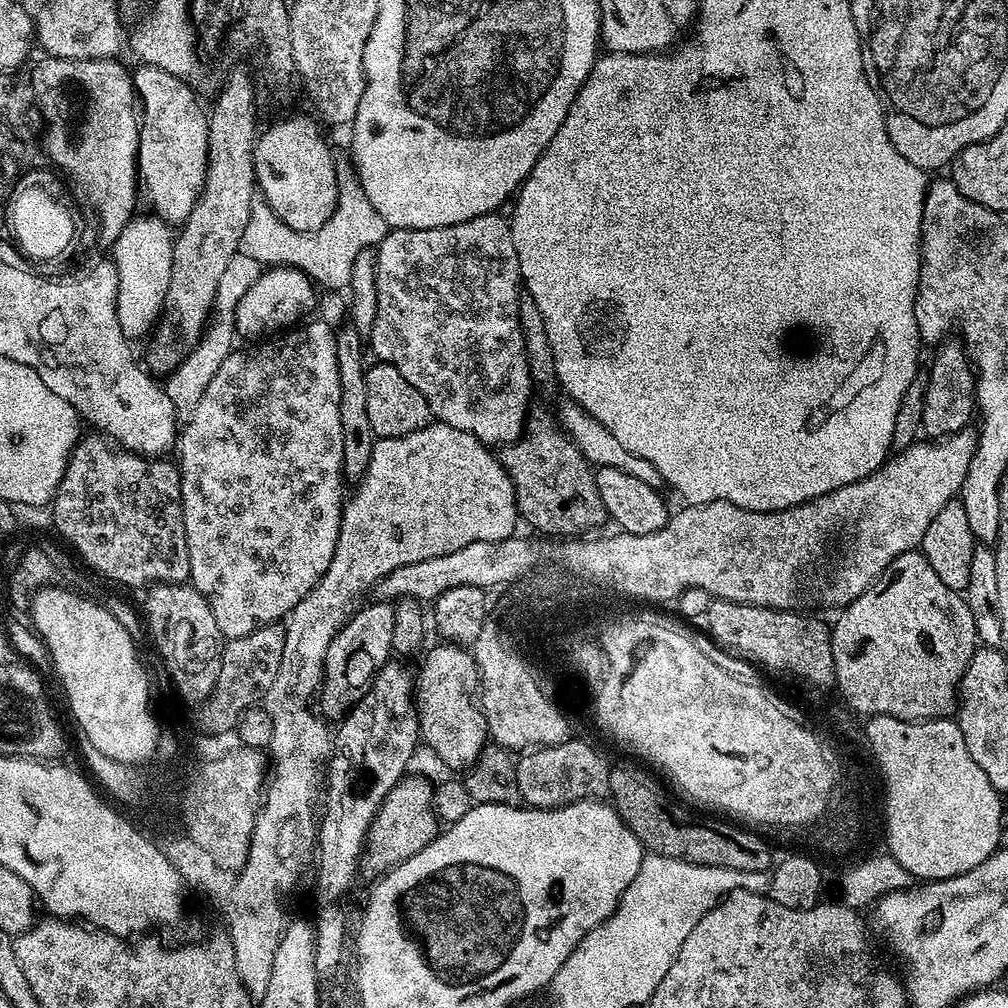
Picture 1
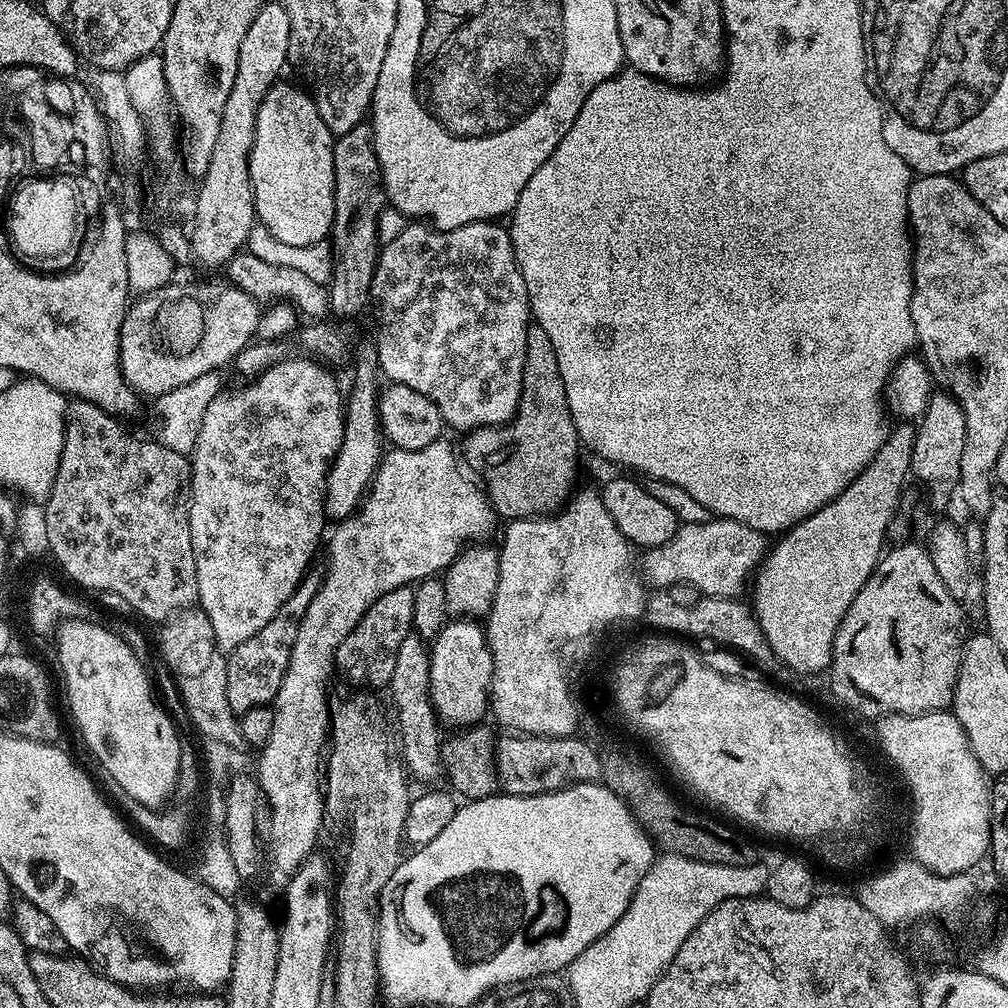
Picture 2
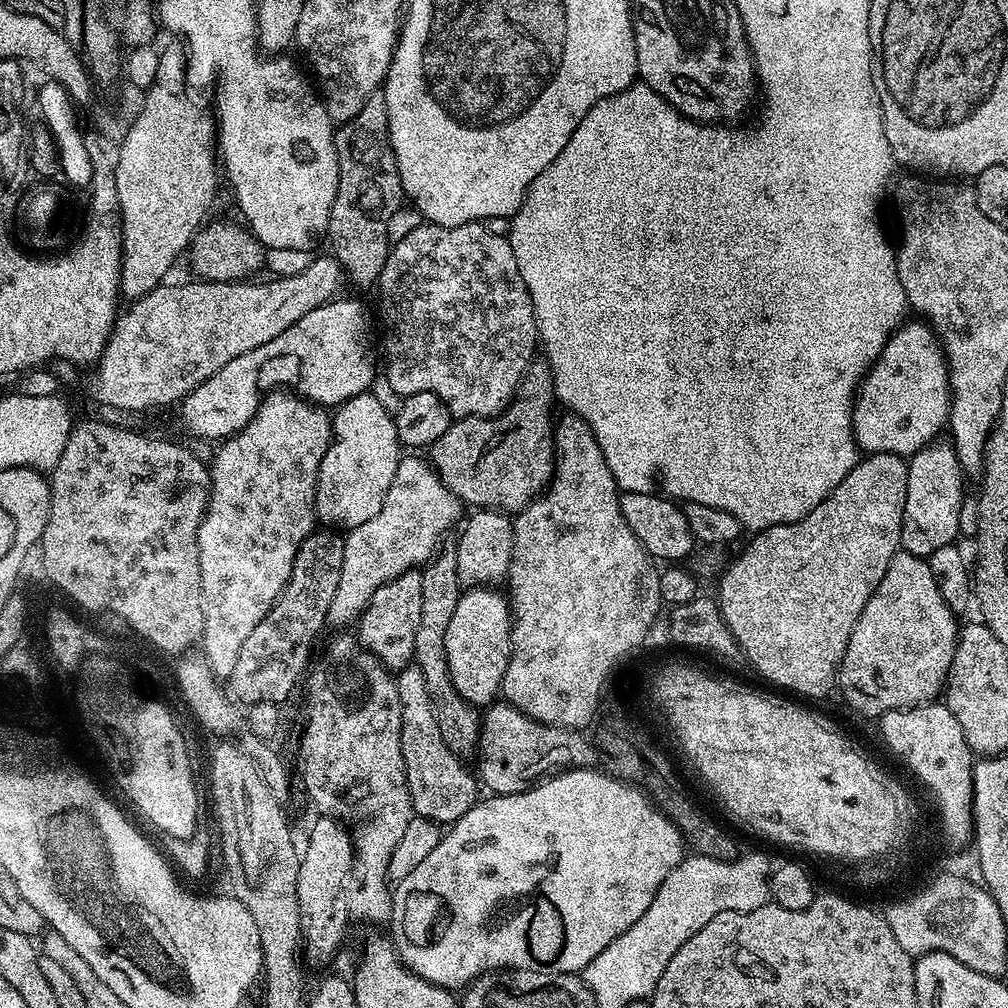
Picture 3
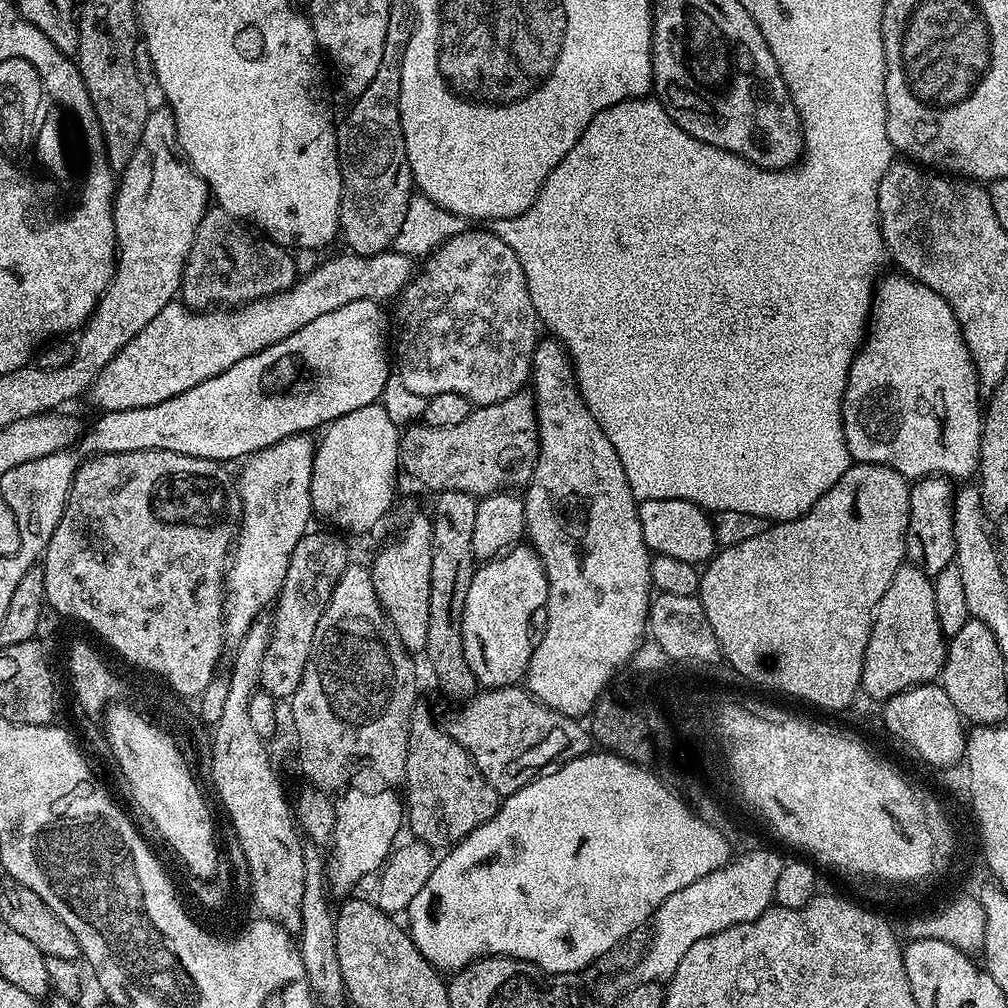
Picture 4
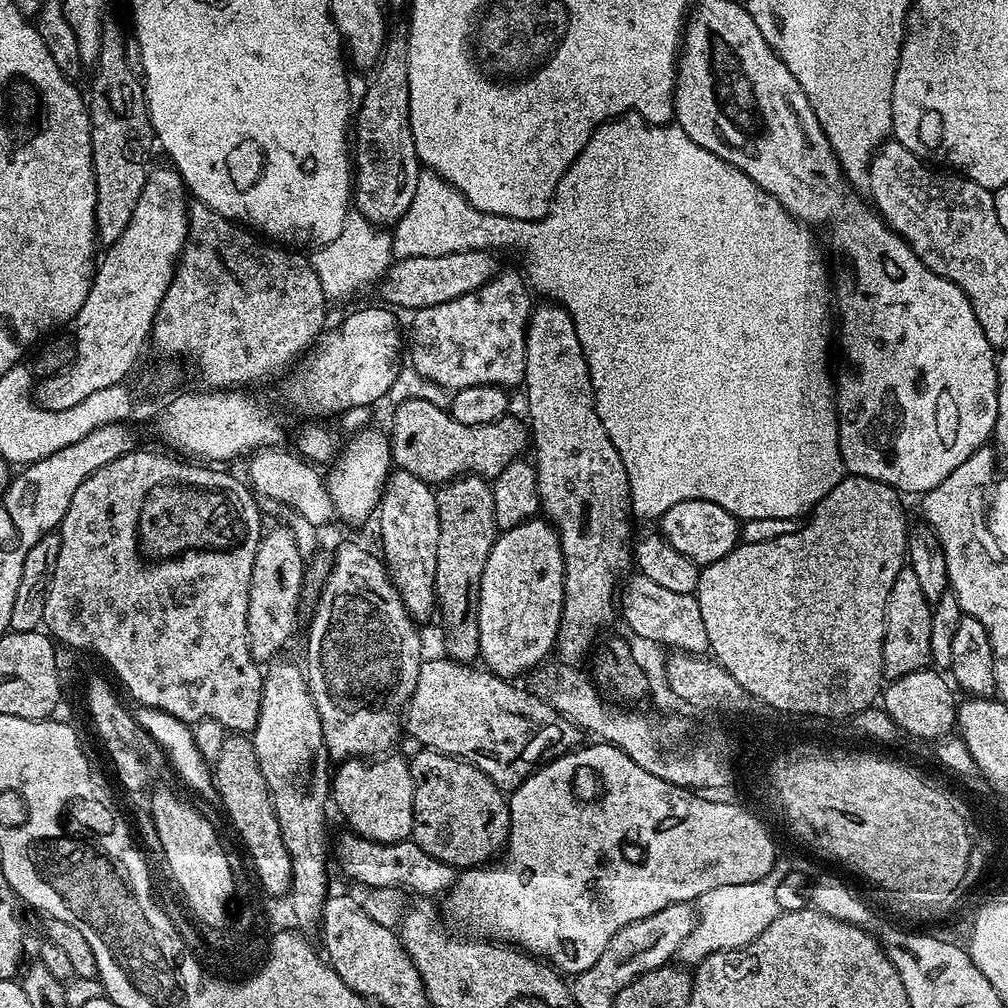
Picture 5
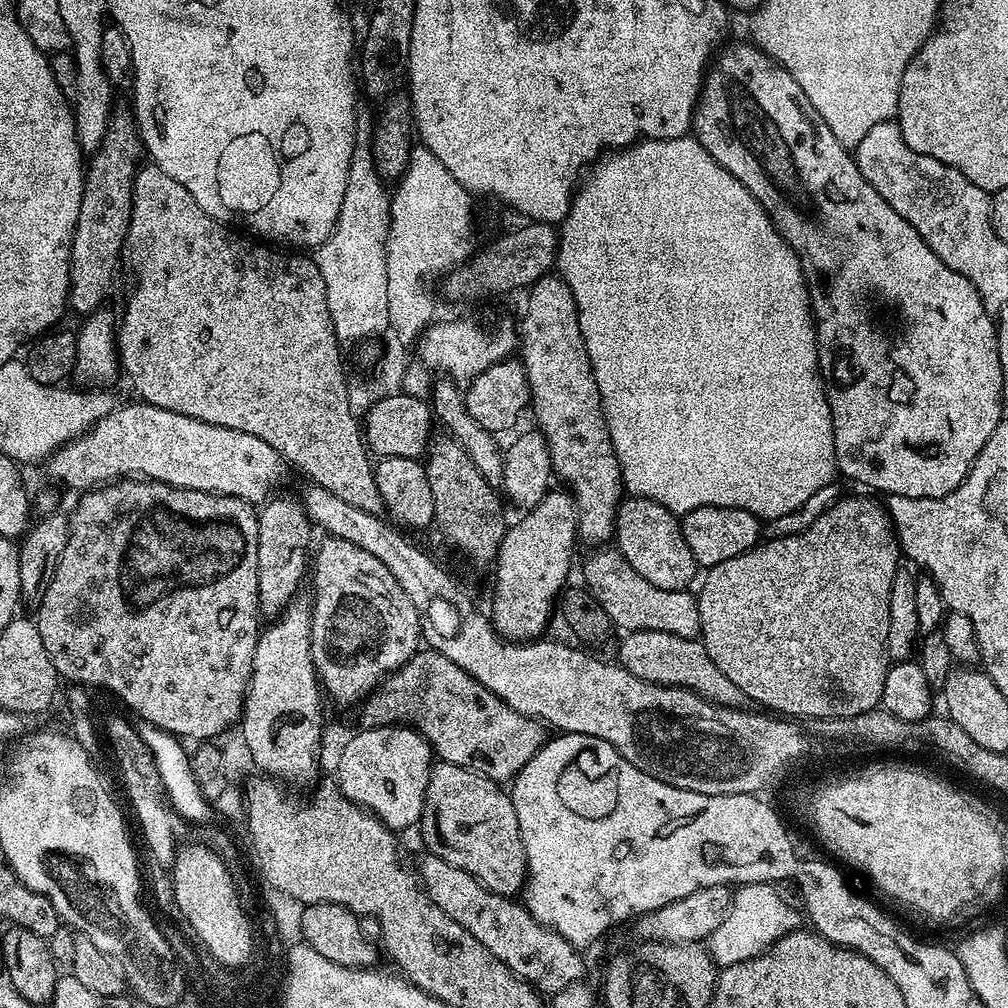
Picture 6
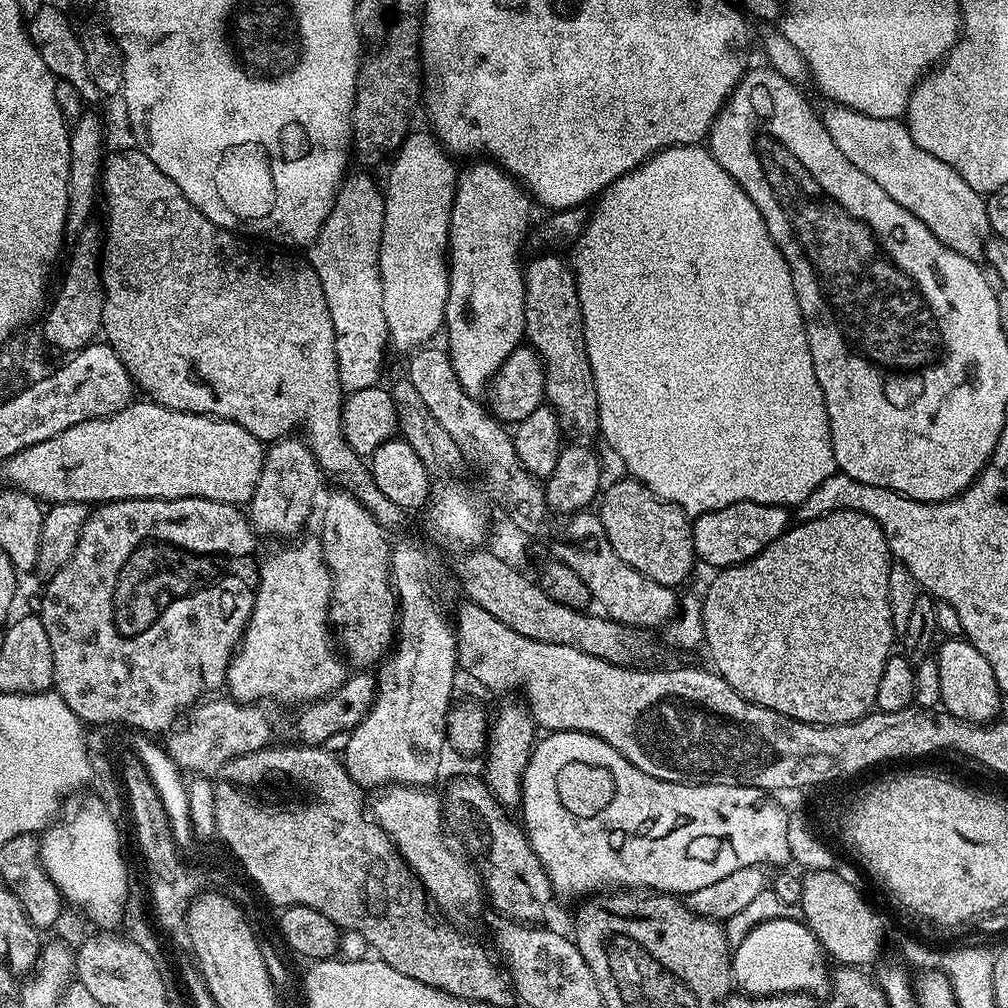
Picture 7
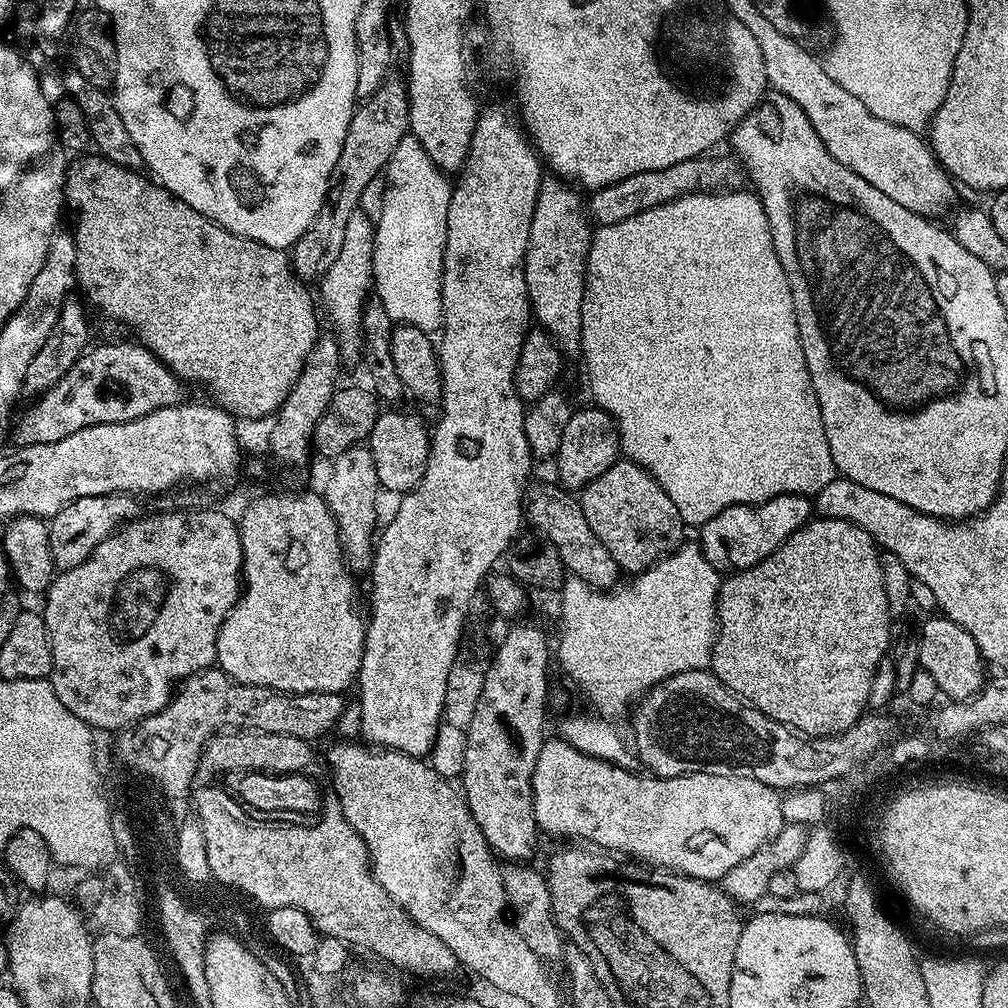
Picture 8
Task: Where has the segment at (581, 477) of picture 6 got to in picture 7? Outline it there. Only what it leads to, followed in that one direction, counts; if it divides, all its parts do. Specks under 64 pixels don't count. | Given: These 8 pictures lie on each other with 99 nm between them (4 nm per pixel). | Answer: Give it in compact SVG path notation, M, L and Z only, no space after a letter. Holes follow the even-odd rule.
M544 254L527 261L524 274L524 335L527 343L544 361L544 398L554 410L565 433L577 432L577 437L596 436L600 430L598 390L586 354L584 315L576 289L576 274L569 261L560 254Z

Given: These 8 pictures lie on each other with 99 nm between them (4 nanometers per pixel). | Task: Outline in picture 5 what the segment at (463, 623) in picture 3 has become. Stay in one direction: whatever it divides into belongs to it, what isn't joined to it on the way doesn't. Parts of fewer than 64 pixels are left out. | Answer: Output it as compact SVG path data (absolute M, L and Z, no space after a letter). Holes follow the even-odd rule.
M533 518L522 522L513 528L505 528L499 533L490 550L490 558L486 558L486 570L482 570L482 586L480 587L480 597L478 598L478 642L480 643L479 659L484 660L483 667L492 672L495 676L505 678L520 678L523 672L531 673L544 660L544 655L548 651L556 648L556 637L560 635L560 619L564 609L564 559L560 549L560 535L556 529L544 518Z

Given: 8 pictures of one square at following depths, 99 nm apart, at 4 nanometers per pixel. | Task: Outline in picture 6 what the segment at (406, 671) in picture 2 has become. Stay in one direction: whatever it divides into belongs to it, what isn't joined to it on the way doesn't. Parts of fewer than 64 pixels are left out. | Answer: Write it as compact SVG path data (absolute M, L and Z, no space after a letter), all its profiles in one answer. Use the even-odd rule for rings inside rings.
M445 760L433 763L418 831L431 855L444 859L460 870L466 870L466 873L484 884L491 892L512 898L523 889L527 881L528 859L522 846L522 834L518 830L518 814L514 810L514 802L511 795L500 788L503 787L497 781L471 772L468 768L454 766Z

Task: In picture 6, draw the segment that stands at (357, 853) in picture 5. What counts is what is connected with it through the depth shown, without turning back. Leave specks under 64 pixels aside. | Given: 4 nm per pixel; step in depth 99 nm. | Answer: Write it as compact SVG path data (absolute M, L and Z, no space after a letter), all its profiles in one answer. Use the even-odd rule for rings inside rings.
M431 854L424 856L420 868L418 867L418 876L430 900L481 942L482 946L486 946L486 950L490 950L490 954L494 954L494 958L498 958L498 962L502 962L519 980L525 980L541 994L555 994L566 990L566 986L577 983L583 977L580 976L584 972L584 960L580 957L583 955L573 944L566 942L566 938L537 922L523 903L491 892L484 884L466 873L466 870L451 866L444 859Z

